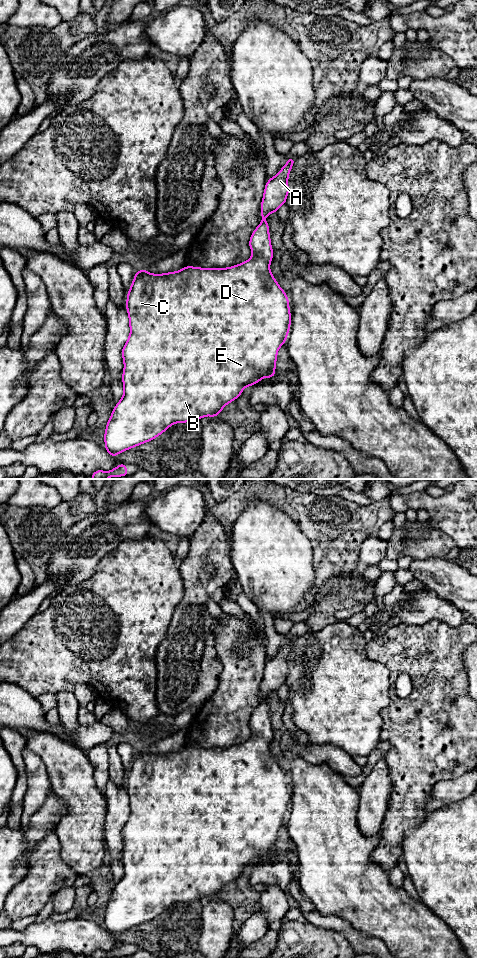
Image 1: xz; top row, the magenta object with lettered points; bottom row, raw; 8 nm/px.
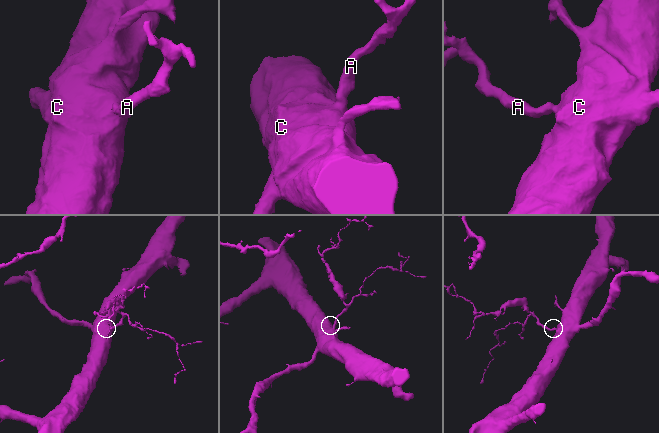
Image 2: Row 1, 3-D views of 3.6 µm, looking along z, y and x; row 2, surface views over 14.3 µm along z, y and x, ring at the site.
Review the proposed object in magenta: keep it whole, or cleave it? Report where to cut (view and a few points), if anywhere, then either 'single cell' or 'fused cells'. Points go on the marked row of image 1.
no cut | single cell

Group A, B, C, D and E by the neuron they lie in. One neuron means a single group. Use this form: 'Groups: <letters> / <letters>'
Groups: A B C D E

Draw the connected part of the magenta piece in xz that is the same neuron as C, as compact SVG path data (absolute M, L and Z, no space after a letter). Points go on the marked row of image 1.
M295 158L287 159L279 173L269 178L265 185L261 202L262 222L249 240L253 253L249 260L228 268L186 266L164 274L151 274L144 269L136 271L126 296L130 335L122 348L124 393L111 413L104 434L105 449L109 455L116 457L121 452L152 441L175 423L219 416L221 410L237 399L245 387L276 375L277 353L287 339L291 313L288 296L270 271L273 249L266 216L277 213L279 207L286 204L288 177L294 162Z

